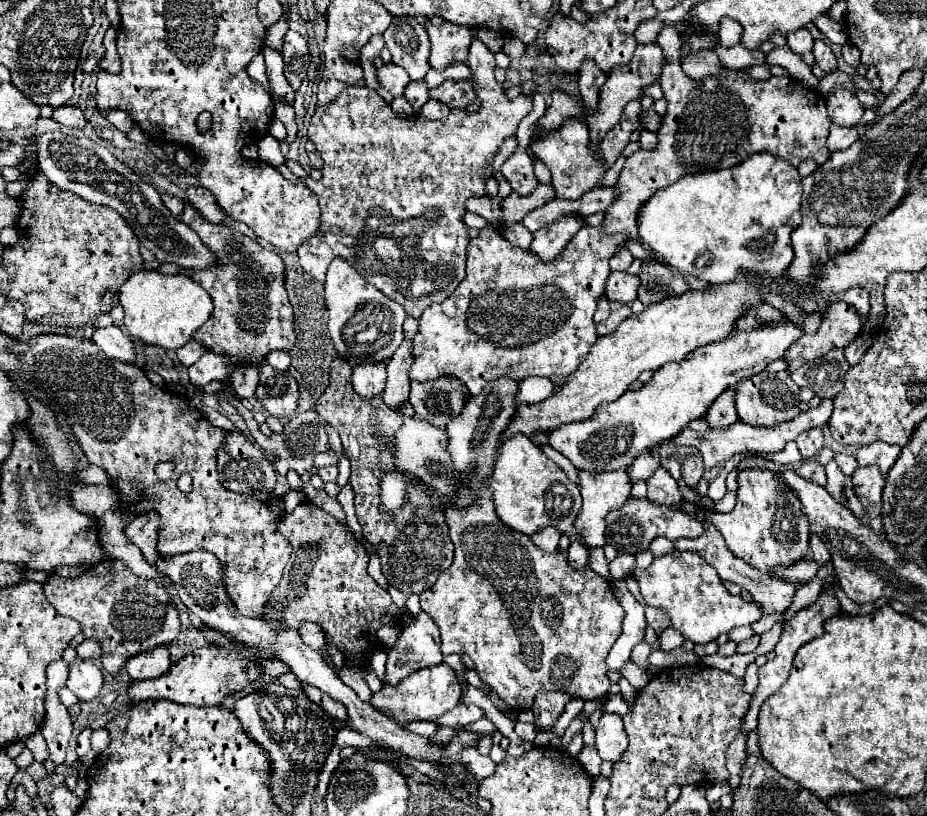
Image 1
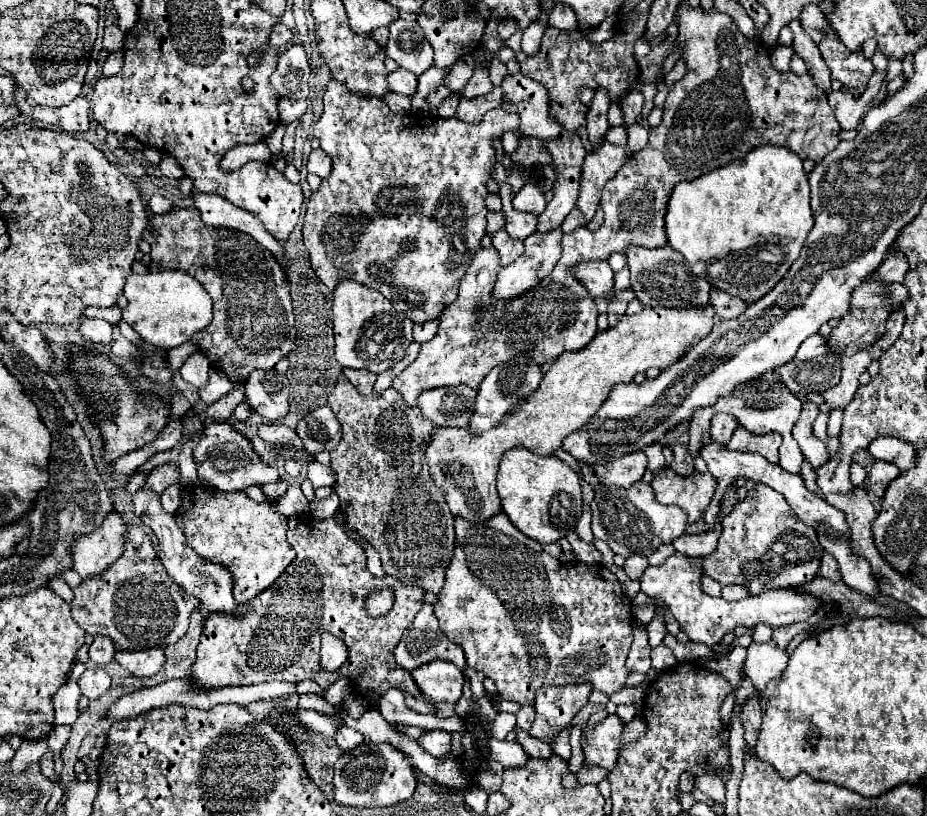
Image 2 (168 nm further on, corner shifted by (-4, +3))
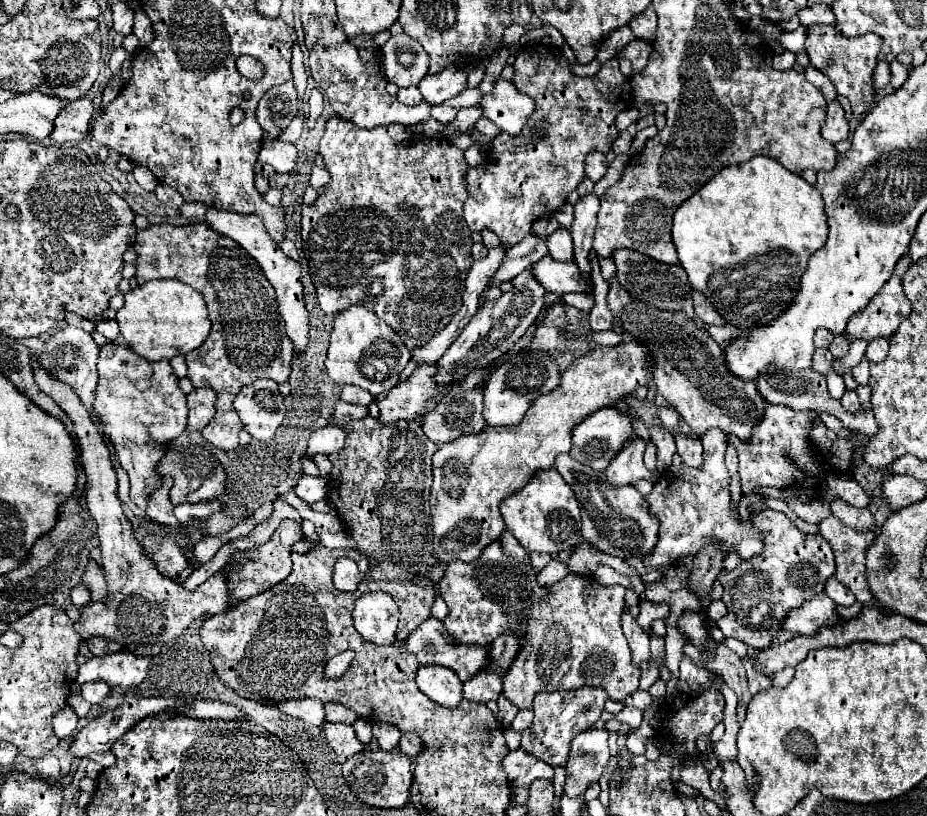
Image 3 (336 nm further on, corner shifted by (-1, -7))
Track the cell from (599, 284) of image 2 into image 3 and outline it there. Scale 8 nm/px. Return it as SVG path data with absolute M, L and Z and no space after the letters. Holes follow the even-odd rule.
M550 255L534 265L534 277L550 293L592 293L592 281L580 273L576 263L558 263Z

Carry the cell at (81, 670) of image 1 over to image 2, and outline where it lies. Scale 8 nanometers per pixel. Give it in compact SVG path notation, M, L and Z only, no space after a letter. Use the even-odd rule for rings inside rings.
M89 667L85 669L85 673L79 677L79 687L83 691L85 697L89 699L97 699L103 693L107 693L109 685L111 685L111 677L101 669L101 667Z

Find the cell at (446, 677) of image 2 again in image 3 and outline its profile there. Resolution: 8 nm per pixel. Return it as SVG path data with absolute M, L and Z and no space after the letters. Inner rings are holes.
M420 667L416 683L426 697L442 707L458 707L462 701L462 681L448 667Z

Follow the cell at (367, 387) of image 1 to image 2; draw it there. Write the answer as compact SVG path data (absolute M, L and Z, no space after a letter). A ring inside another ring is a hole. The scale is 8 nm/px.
M343 369L345 377L357 387L359 393L363 395L371 395L373 391L373 383L375 383L375 373L367 371L367 369Z

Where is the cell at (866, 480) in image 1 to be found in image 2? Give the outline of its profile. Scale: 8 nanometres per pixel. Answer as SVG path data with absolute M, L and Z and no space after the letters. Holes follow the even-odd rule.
M875 461L873 469L871 469L871 473L869 473L867 485L869 485L869 489L871 489L877 497L883 497L887 485L889 485L893 479L897 479L899 475L901 475L901 471L899 471L893 463Z

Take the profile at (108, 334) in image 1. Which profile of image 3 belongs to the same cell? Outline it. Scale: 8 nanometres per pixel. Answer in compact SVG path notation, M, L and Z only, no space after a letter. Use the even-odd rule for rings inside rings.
M66 327L50 337L50 341L46 343L46 349L40 353L38 361L56 379L72 385L76 395L80 395L84 405L90 409L90 403L94 403L94 389L98 385L98 369L96 369L98 355L100 355L100 347L96 345L96 341L92 339L90 333L86 333L82 327Z

